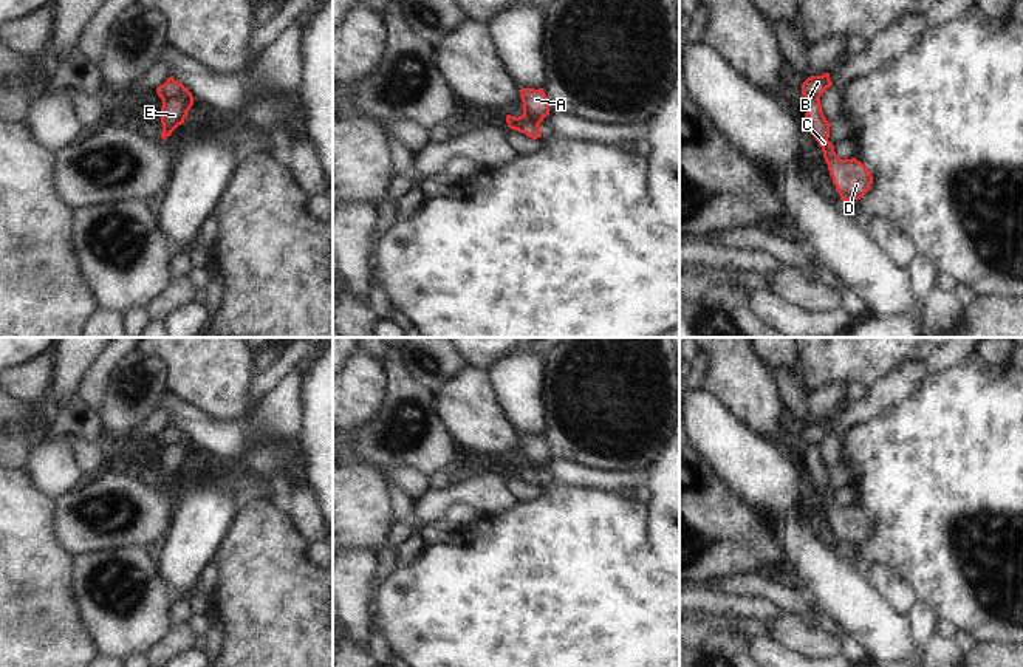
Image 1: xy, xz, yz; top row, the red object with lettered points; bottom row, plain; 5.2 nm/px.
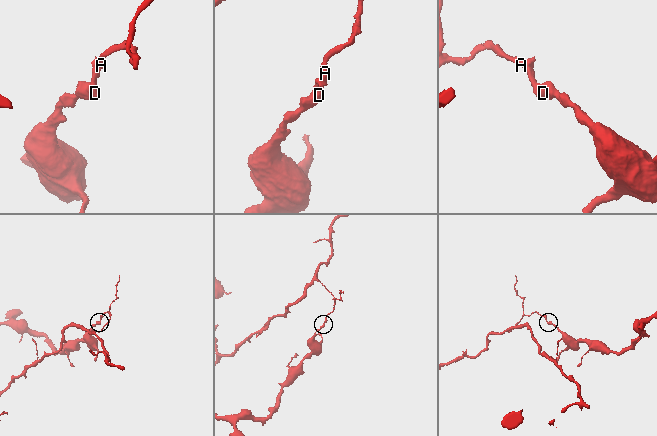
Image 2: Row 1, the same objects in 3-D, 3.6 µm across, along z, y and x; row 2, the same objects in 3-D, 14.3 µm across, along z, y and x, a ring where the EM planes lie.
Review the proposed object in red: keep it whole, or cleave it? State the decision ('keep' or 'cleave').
cleave

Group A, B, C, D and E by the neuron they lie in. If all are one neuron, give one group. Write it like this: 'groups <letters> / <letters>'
groups A B / C D E

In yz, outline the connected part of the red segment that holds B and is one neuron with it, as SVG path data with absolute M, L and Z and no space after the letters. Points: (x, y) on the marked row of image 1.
M830 73L811 76L802 84L802 94L808 97L820 97L826 88L833 85Z

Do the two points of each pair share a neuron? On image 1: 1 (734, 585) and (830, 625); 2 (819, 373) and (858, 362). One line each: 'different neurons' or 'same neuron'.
1: same neuron
2: same neuron

